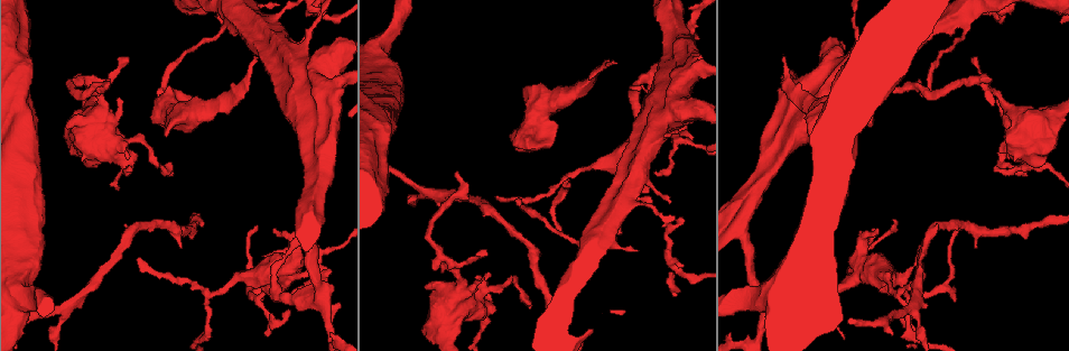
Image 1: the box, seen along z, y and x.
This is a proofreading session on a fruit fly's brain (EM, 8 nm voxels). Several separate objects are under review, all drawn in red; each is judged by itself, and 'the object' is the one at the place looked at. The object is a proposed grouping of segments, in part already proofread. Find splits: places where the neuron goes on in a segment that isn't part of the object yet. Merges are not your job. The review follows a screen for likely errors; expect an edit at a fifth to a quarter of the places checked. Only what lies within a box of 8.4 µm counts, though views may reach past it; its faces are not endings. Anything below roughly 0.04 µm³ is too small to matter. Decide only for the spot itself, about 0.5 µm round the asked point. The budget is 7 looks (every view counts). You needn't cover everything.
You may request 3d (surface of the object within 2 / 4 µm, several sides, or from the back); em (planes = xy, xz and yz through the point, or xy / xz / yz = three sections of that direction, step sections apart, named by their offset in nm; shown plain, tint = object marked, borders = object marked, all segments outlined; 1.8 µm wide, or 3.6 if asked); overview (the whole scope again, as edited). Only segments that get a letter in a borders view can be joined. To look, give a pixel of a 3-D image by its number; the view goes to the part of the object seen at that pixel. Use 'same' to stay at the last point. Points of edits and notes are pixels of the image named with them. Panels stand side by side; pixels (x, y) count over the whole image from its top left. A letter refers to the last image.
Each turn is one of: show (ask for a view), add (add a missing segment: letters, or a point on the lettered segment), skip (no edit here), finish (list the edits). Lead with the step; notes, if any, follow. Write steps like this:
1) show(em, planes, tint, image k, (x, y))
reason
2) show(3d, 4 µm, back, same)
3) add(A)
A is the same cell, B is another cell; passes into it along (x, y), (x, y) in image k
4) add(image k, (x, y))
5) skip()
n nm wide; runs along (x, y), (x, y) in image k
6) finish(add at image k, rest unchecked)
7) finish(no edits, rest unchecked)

show(em, planes, borders, image 1, (97, 91))

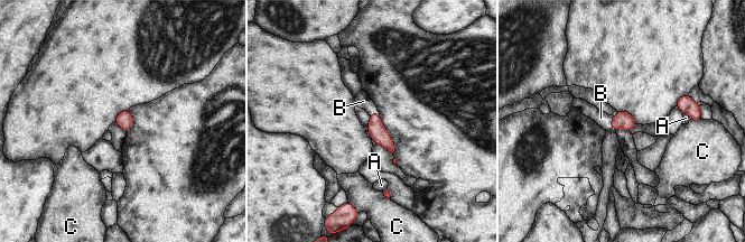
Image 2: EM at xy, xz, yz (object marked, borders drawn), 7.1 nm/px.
add(B)
B is the same cell, A and C are other cells; passes into it along (622, 119), (611, 123), (601, 118) in image 2; the neuron continues

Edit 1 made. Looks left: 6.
show(3d, 4 µm, image 1, (304, 51))
side arm on a straight run

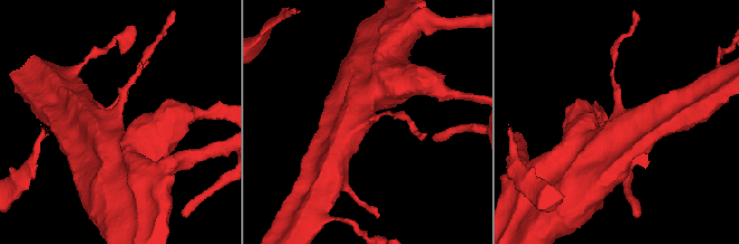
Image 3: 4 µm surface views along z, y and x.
show(em, 3.6 µm, planes, tint, image 3, (119, 122))
need the tissue

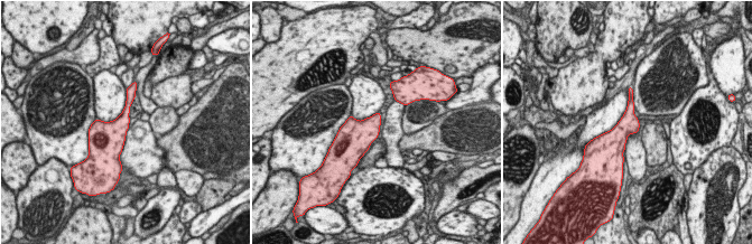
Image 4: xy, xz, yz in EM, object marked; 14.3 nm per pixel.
show(em, 3.6 µm, planes, borders, same)
see the neighbours

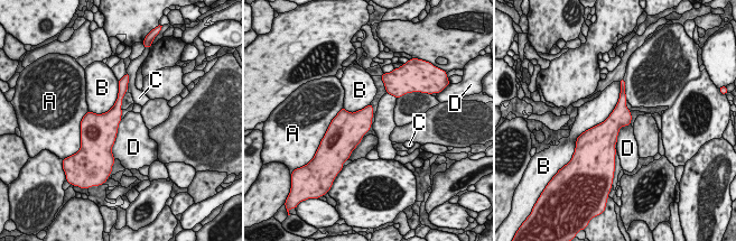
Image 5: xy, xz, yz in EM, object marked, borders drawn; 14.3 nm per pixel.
skip()
280 nm wide; A, B, C and D are other cells; border along (121, 120), (111, 148), (112, 156) in image 5; none of them fits

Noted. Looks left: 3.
finish(add at image 2, rest unchecked)

